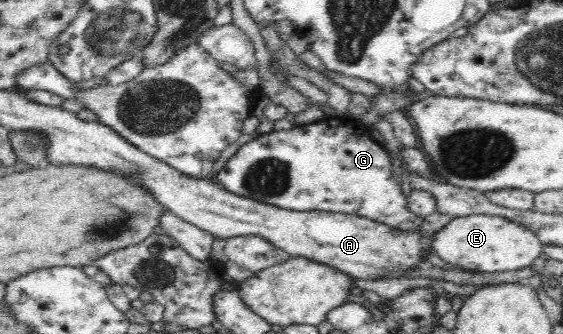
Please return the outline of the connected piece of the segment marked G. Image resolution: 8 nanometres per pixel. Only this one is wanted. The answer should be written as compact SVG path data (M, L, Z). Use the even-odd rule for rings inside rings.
M330 116L318 122L290 131L272 131L260 134L257 139L245 143L218 172L214 178L232 194L248 197L276 208L290 211L348 213L386 224L394 230L416 230L424 226L425 218L412 212L407 206L401 182L394 178L392 159L385 146L370 135L370 128L360 120L346 116Z

